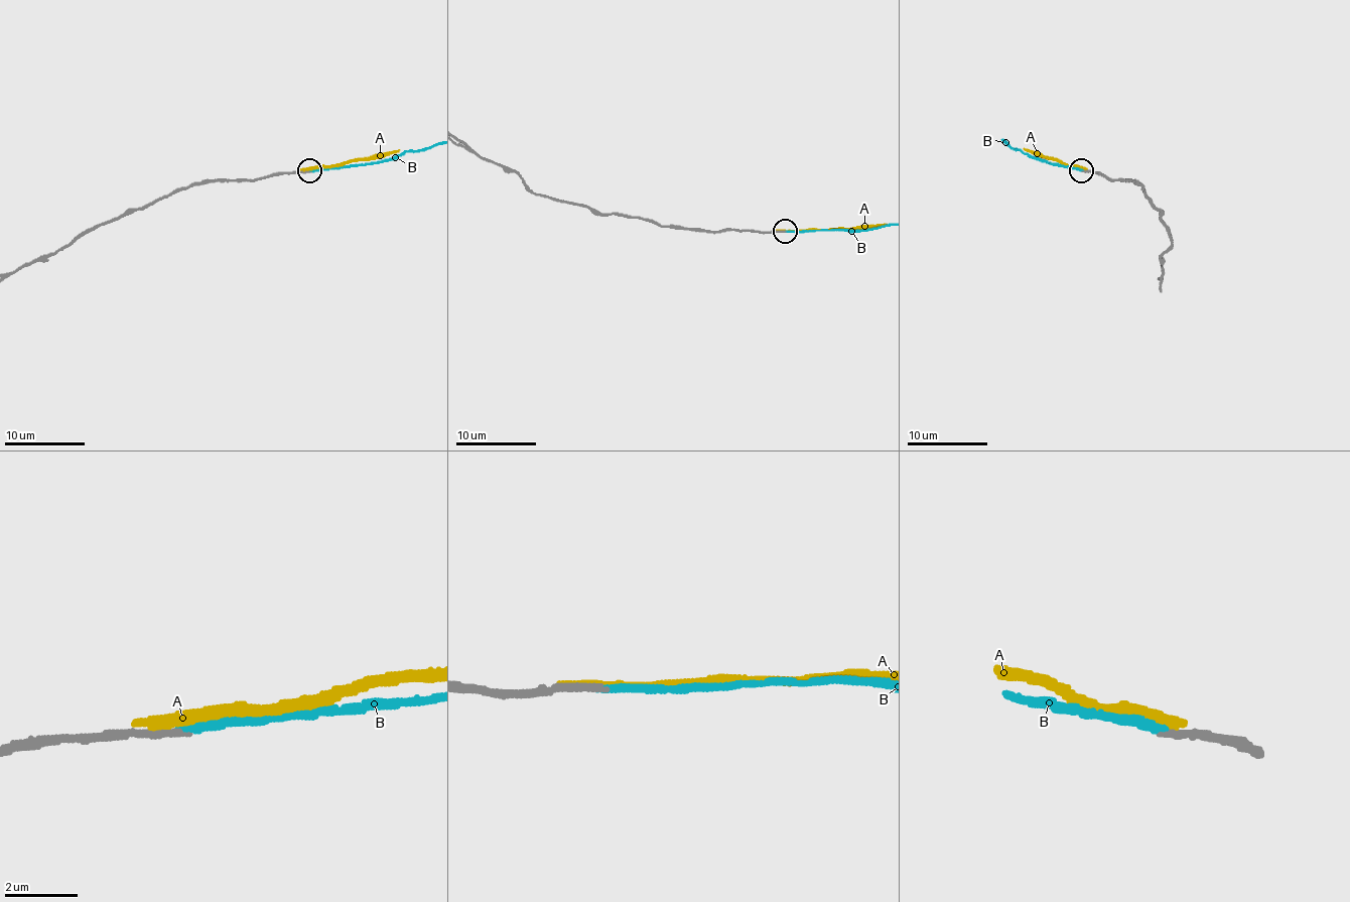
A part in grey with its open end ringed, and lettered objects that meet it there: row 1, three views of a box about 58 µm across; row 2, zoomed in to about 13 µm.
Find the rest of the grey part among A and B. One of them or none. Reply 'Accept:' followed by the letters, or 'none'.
Accept: B

